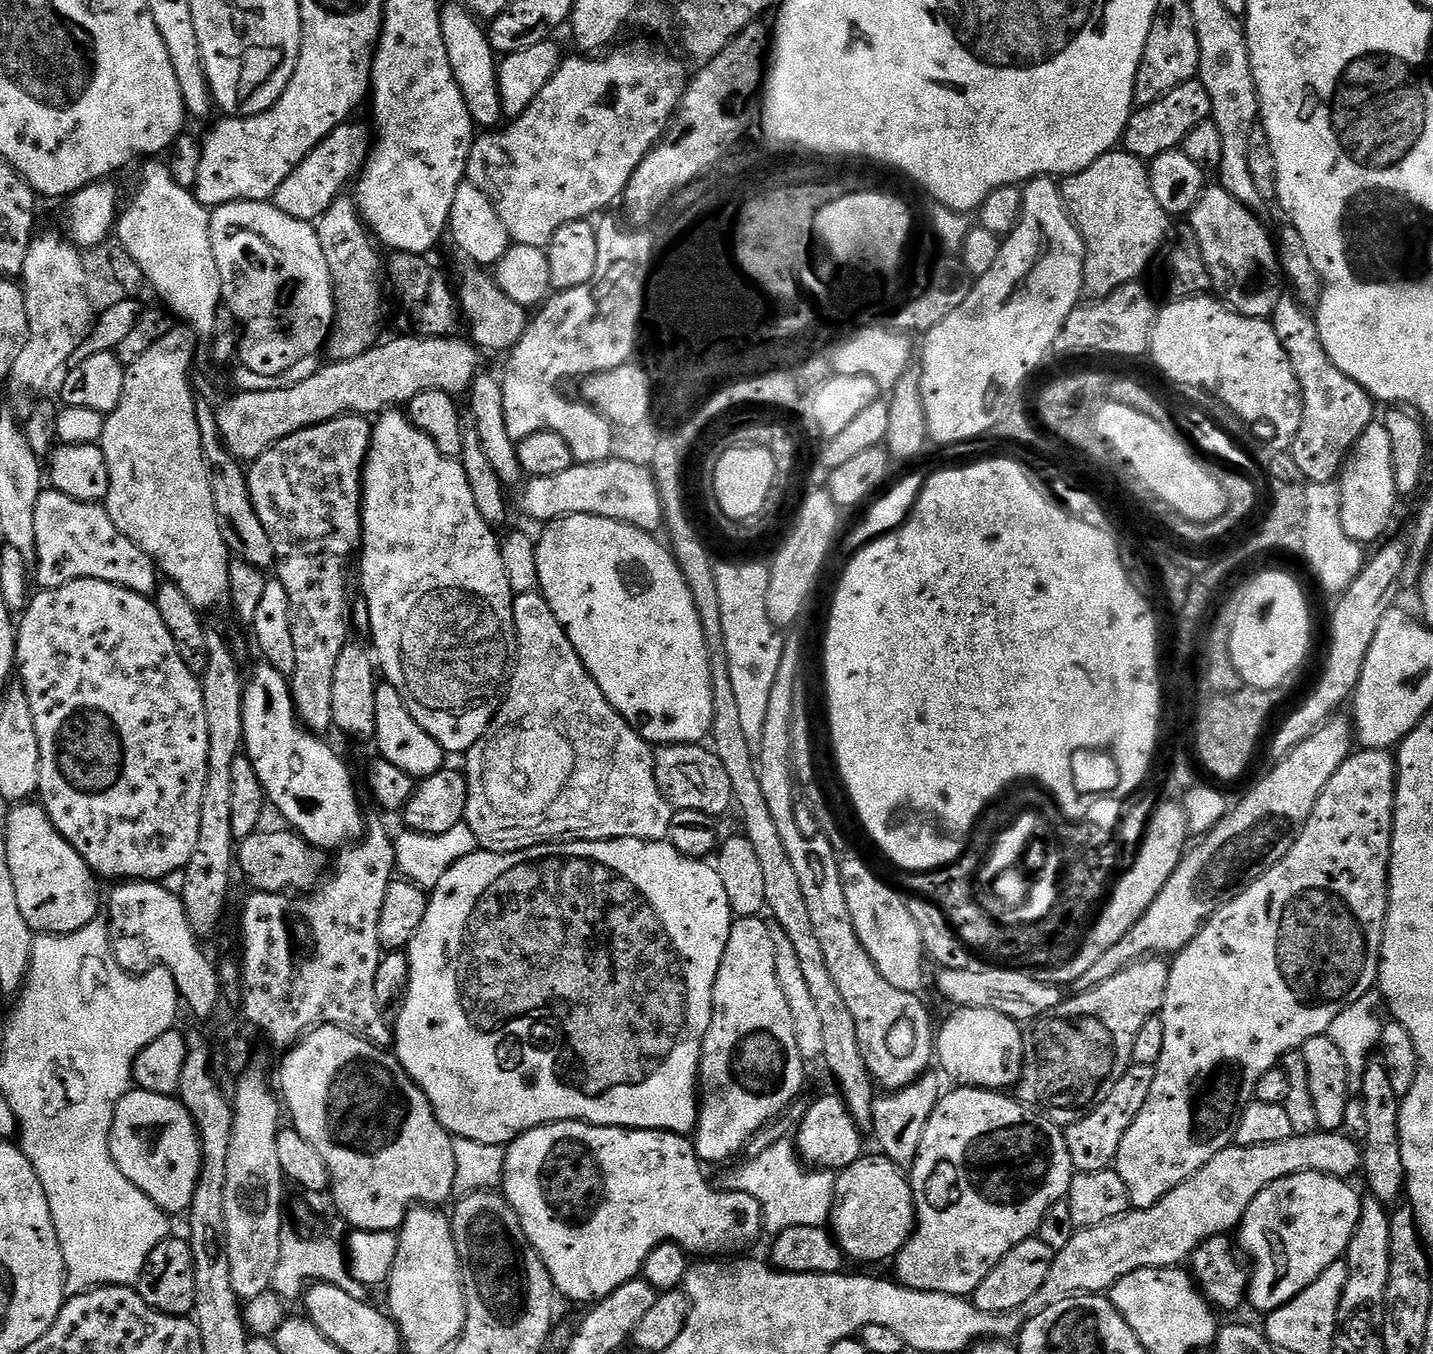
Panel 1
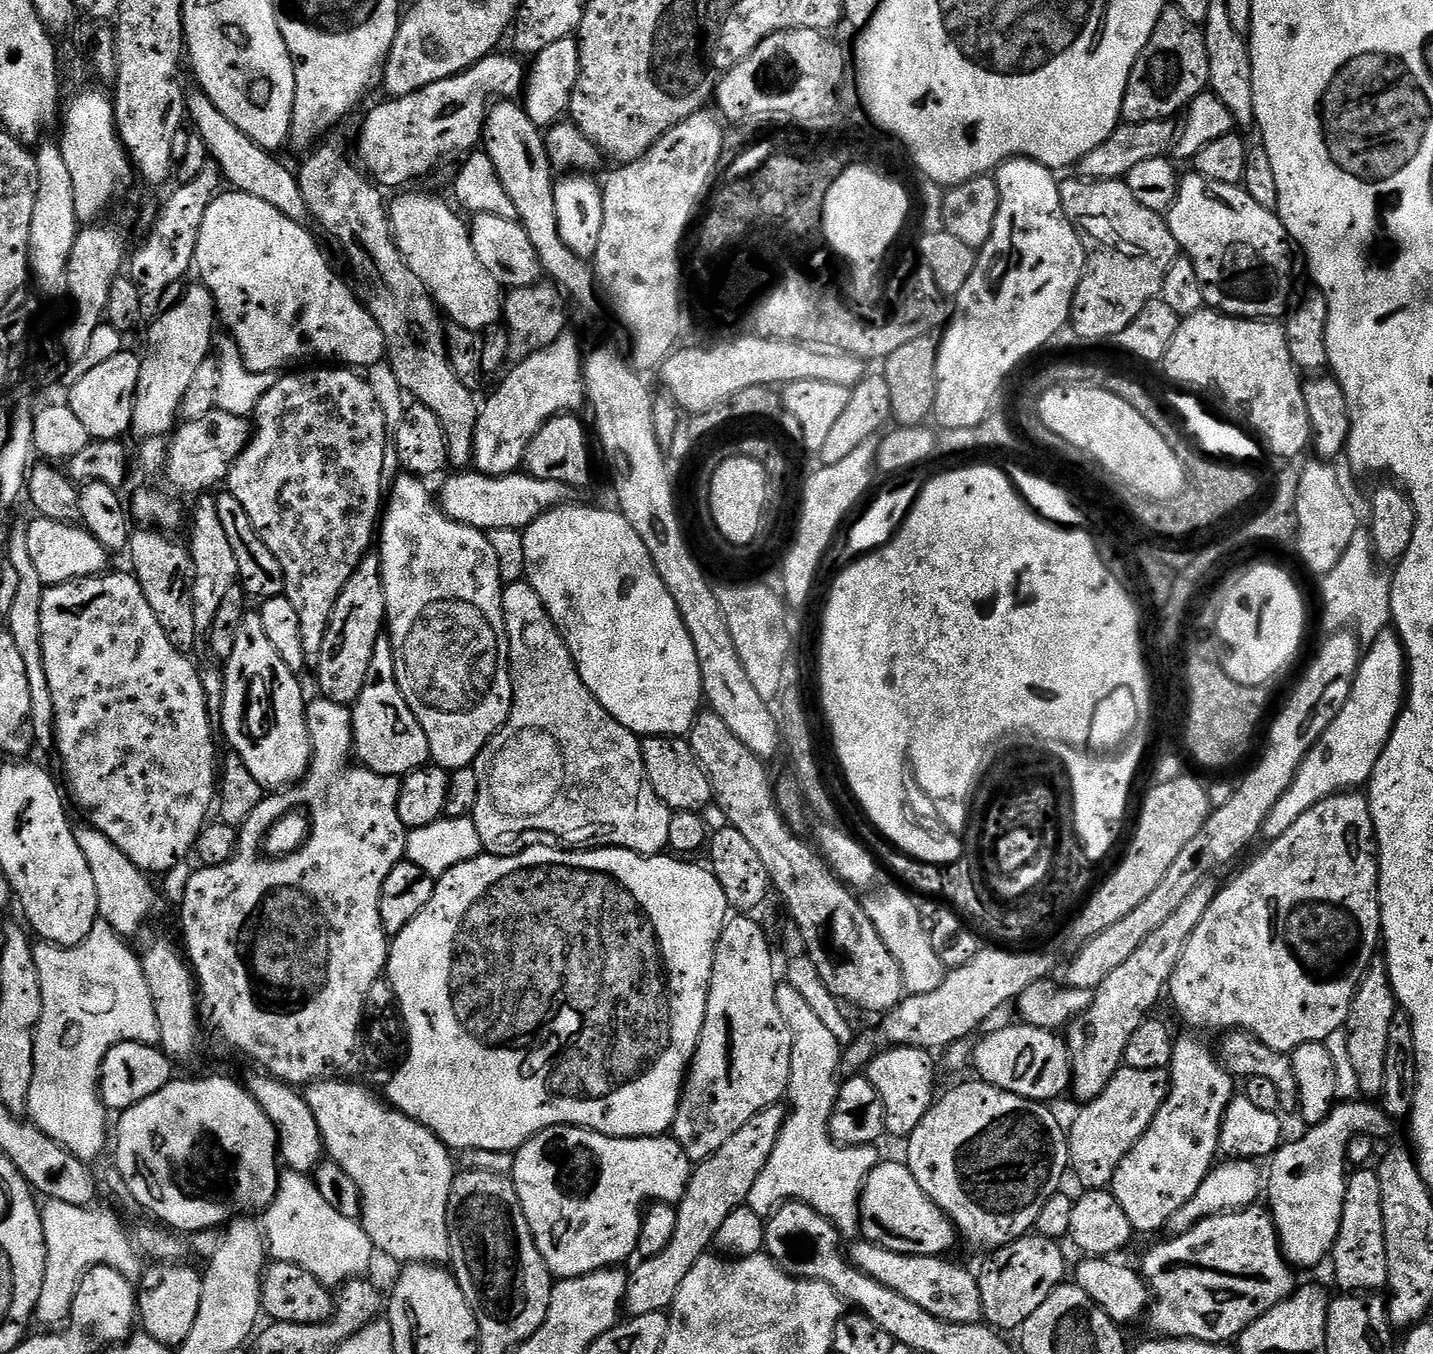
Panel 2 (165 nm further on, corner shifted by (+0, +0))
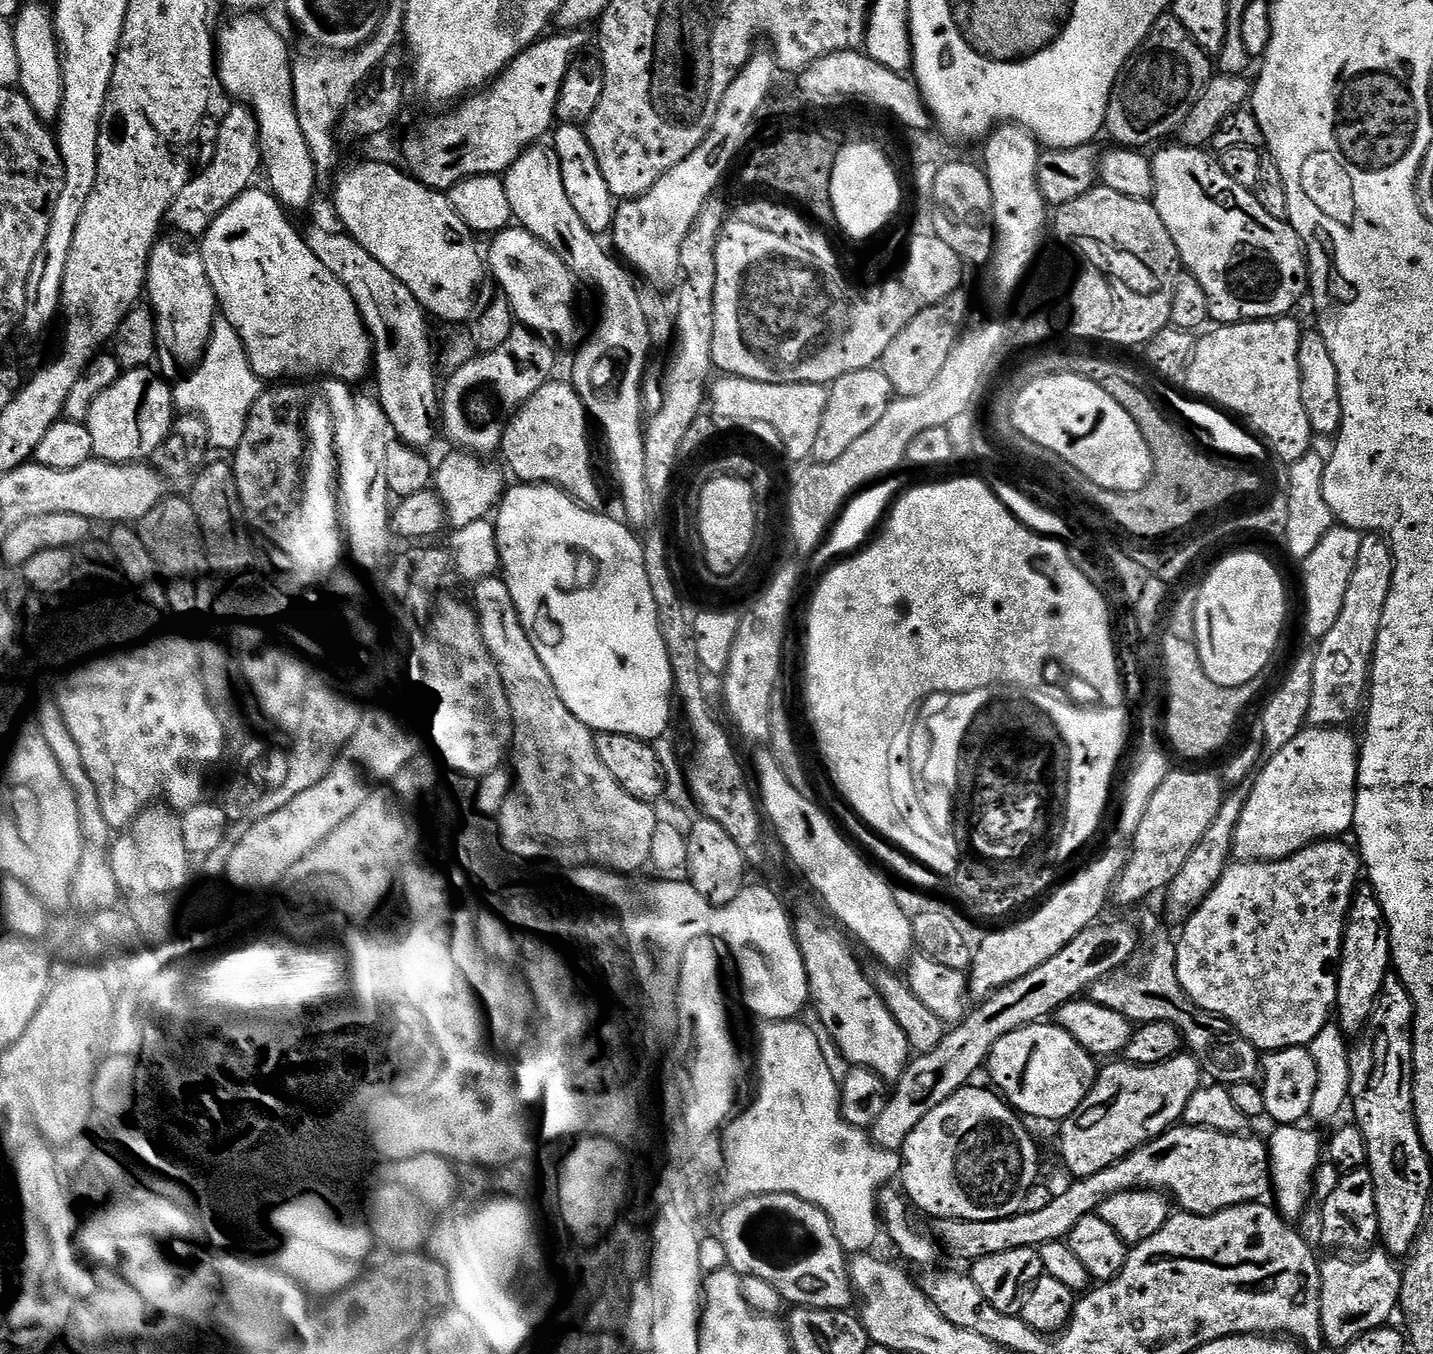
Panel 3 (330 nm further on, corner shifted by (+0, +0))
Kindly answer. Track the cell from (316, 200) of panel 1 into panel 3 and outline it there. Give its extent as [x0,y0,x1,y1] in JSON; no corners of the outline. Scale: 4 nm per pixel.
[404,30,585,190]

